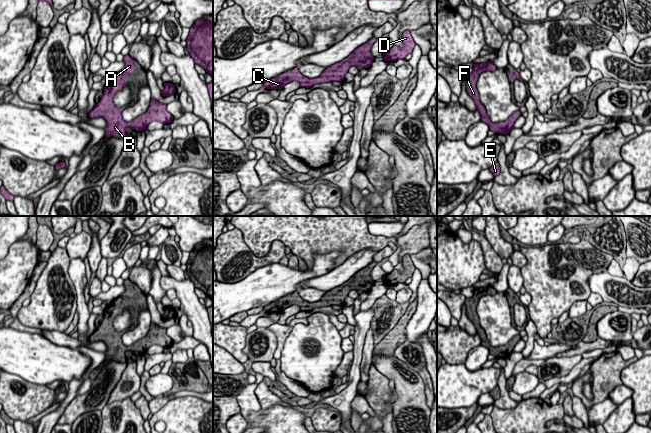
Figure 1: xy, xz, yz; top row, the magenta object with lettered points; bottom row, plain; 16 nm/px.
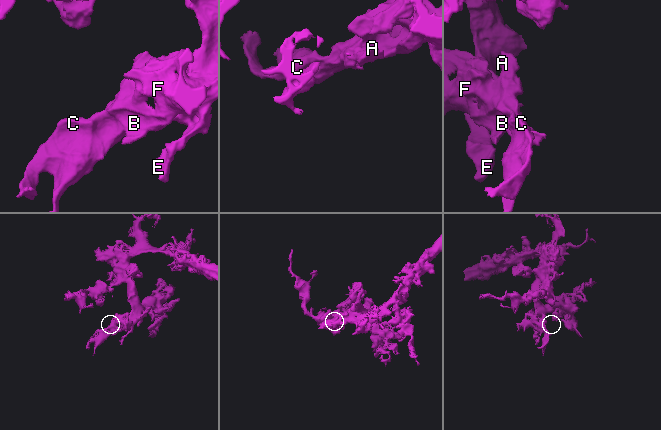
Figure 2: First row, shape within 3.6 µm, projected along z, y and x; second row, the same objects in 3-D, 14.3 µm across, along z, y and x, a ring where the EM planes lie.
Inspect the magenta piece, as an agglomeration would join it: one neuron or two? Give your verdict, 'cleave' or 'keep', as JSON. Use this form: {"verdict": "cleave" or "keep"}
{"verdict": "keep"}

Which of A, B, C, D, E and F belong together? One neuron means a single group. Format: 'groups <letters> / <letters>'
groups A B C D E F

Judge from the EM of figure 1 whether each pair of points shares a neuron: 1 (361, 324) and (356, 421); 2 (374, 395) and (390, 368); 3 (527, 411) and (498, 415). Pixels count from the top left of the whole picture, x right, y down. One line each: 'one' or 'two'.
1: two
2: two
3: one

